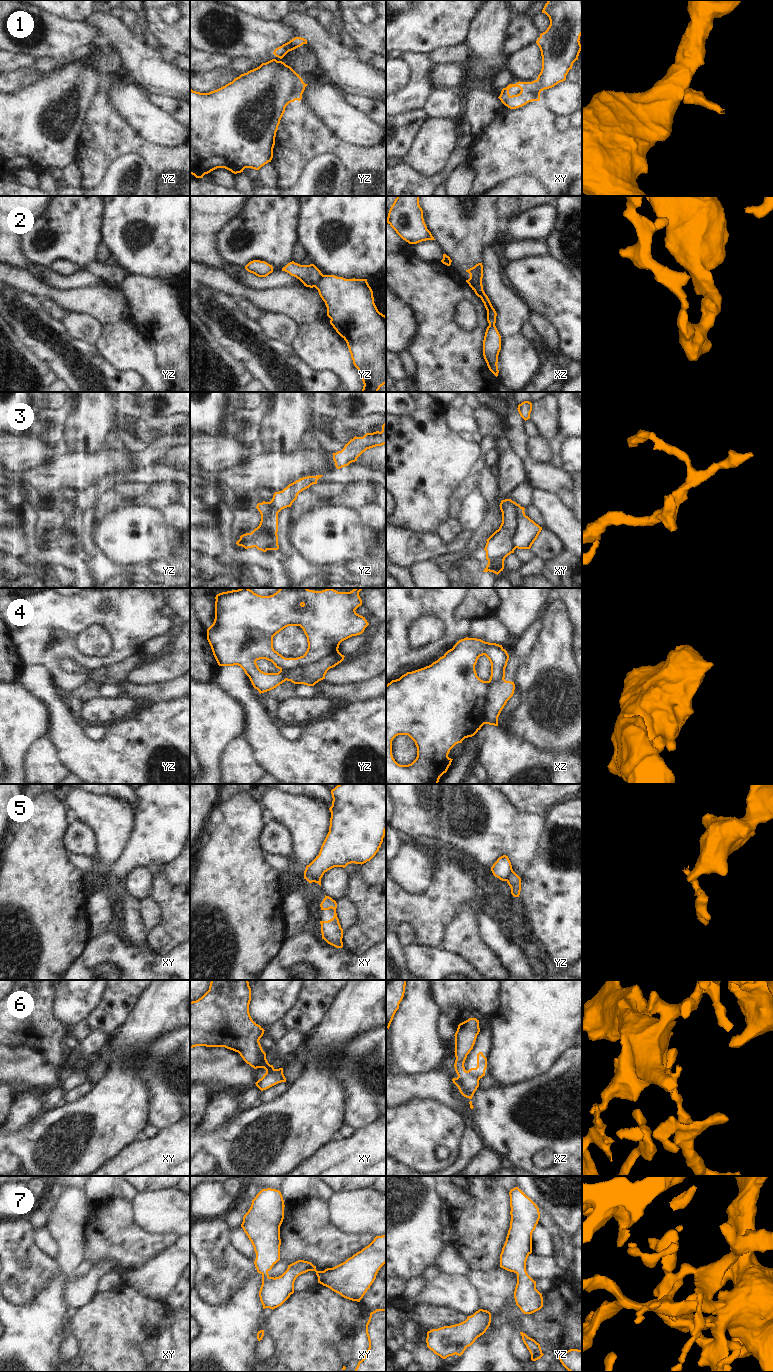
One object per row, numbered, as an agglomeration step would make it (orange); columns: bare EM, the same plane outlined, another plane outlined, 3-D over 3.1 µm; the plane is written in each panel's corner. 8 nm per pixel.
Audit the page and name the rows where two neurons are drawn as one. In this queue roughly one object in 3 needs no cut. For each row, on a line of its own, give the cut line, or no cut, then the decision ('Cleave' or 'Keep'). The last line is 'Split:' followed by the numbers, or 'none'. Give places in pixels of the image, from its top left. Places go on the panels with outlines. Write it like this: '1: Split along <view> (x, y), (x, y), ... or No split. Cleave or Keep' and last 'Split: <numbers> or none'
1: Split along yz (302, 80), (298, 83), (295, 99). Cleave
2: Split along yz (323, 275), (314, 286). Cleave
3: Split along xy (513, 502), (519, 512), (519, 526), (514, 537), (516, 547). Cleave
4: Split along yz (338, 650), (315, 662), (289, 669), (285, 673), (285, 679). Cleave
5: Split along yz (512, 870), (506, 880). Cleave
6: Split along xy (266, 1070), (283, 1081). Cleave
7: No split. Keep
Split: 1, 2, 3, 4, 5, 6

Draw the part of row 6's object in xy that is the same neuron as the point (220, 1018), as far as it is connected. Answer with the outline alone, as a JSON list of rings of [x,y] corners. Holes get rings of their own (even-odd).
[[[211,980],[209,990],[198,1000],[190,1002],[190,1048],[196,1046],[225,1047],[238,1052],[243,1060],[254,1069],[264,1068],[279,1080],[286,1082],[283,1068],[275,1069],[266,1059],[259,1042],[264,1034],[264,1029],[256,1024],[249,1013],[251,1001],[251,988],[248,980]]]

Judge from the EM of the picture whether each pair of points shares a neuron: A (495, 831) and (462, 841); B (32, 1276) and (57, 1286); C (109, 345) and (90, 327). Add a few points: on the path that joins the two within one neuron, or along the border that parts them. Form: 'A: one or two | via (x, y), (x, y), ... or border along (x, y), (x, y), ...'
A: one | via (487, 831), (482, 835), (472, 835), (470, 837)
B: two | border along (60, 1271), (33, 1300)
C: two | border along (105, 327), (96, 345)

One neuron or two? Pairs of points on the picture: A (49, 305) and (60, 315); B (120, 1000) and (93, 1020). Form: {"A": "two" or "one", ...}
{"A": "one", "B": "one"}

